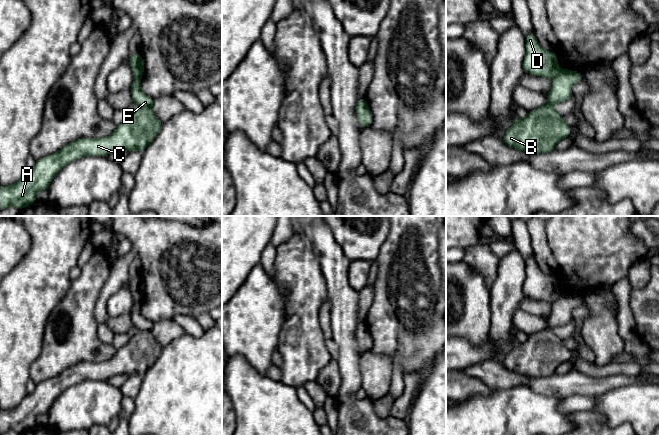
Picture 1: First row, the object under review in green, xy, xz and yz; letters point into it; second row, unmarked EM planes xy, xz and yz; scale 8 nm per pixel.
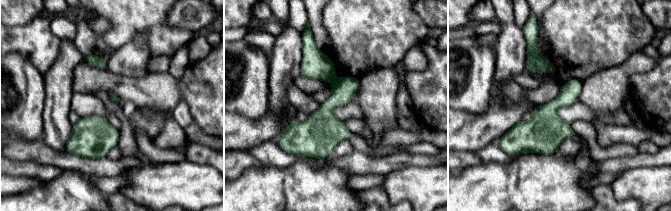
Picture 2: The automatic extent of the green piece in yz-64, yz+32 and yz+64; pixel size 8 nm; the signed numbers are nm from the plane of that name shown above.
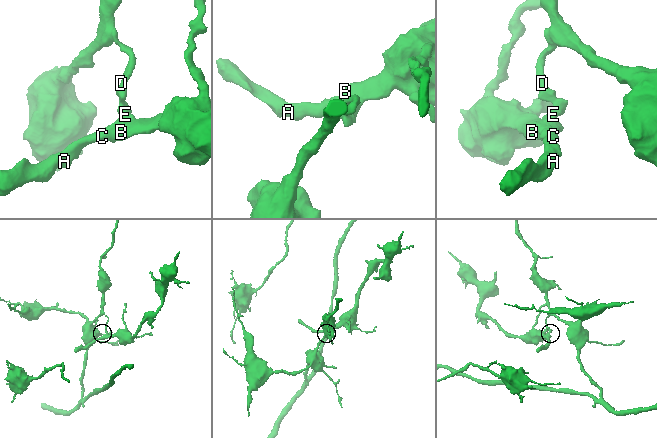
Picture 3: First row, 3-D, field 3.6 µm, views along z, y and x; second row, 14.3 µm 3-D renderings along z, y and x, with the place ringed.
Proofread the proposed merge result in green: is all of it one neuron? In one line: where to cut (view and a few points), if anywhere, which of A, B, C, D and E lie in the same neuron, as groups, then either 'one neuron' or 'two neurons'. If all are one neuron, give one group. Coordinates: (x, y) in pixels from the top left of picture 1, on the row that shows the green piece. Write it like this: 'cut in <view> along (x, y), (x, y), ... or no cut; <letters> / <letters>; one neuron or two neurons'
cut in yz along (560, 69), (551, 80); A B C E / D; two neurons

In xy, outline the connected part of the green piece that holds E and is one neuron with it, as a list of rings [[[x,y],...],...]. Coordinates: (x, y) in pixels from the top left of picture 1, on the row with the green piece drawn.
[[[135,78],[131,85],[136,109],[114,132],[103,138],[80,138],[65,145],[58,152],[36,161],[31,170],[11,186],[0,185],[0,210],[13,206],[19,210],[37,200],[37,194],[48,190],[56,174],[68,163],[85,156],[107,157],[115,151],[141,151],[155,139],[162,128],[162,122],[152,110],[154,98],[142,91],[141,78]]]

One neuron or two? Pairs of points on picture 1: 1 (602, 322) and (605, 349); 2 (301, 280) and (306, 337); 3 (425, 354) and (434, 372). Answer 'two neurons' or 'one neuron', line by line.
1: one neuron
2: one neuron
3: two neurons

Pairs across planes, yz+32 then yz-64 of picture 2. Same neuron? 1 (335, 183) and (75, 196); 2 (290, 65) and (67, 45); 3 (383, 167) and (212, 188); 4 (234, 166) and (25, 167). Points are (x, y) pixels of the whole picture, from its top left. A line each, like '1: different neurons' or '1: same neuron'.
1: same neuron
2: same neuron
3: different neurons
4: same neuron

